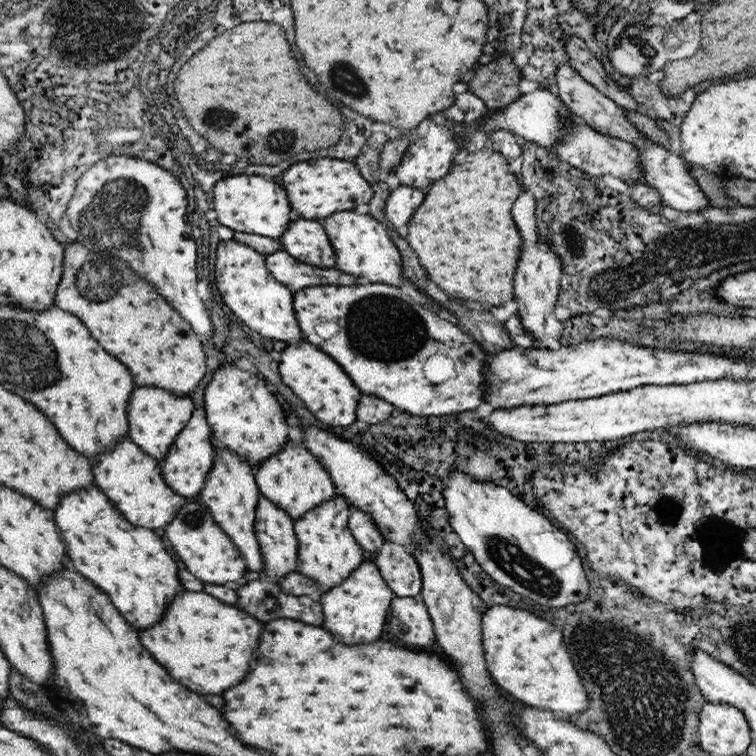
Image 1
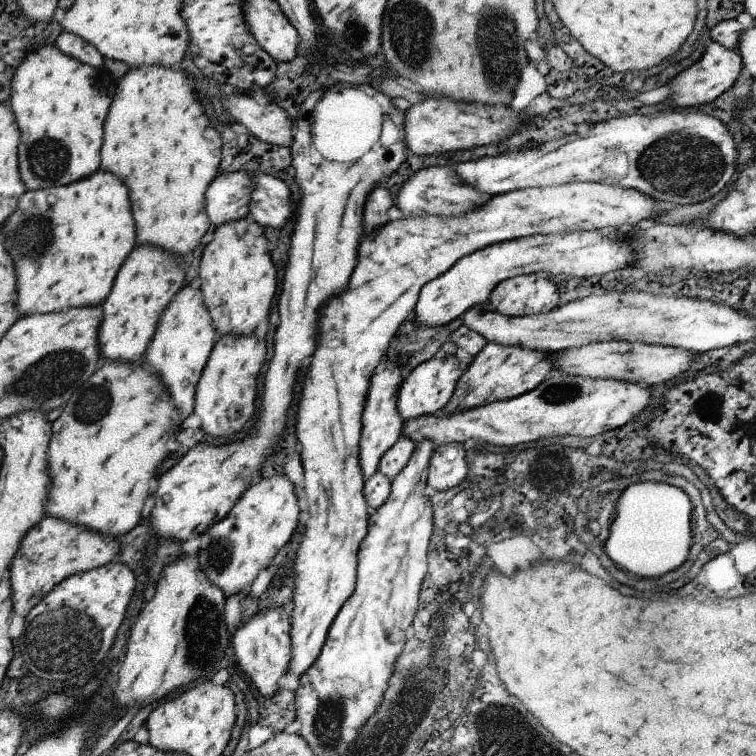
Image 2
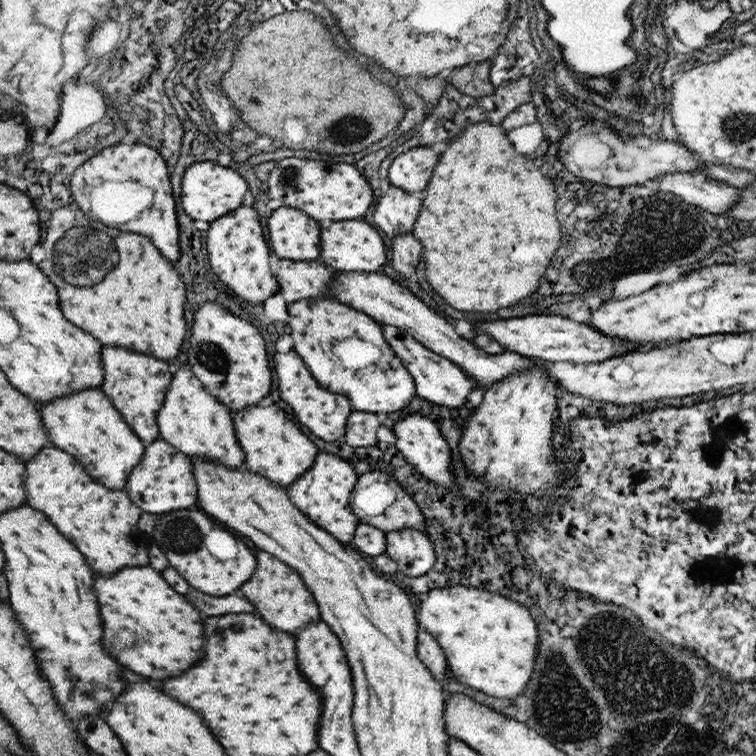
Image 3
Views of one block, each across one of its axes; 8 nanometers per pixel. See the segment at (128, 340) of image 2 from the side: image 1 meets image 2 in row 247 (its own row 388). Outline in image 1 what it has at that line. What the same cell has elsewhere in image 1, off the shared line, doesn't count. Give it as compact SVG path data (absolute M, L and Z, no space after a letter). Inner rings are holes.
M137 388L133 390L133 402L129 402L129 438L135 442L145 454L151 454L157 462L165 460L175 438L187 426L187 418L191 414L191 402L187 398L175 398L173 394L159 388Z

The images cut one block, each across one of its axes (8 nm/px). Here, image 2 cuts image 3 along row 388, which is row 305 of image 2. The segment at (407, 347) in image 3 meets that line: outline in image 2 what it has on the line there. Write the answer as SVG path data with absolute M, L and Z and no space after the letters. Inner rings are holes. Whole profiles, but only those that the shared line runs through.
M639 226L635 228L627 228L623 234L621 232L573 232L573 234L555 234L555 236L529 236L529 238L517 238L511 242L501 242L497 246L487 246L485 250L479 250L475 254L469 254L465 258L461 258L451 270L447 270L445 274L441 274L439 278L435 278L433 282L429 282L427 286L423 286L417 306L415 306L415 320L425 326L425 328L437 328L437 326L445 326L451 320L463 316L465 312L469 312L473 306L479 306L483 302L489 300L491 292L501 284L507 282L511 278L517 276L529 276L529 274L569 274L569 276L601 276L605 272L611 270L619 270L625 266L633 266L637 262L637 250L635 250L635 238L629 240L629 234L635 232Z

